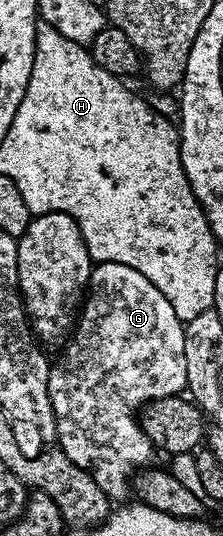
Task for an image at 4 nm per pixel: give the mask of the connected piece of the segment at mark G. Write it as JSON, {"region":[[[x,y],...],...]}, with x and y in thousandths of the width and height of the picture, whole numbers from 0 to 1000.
{"region":[[[453,489],[408,498],[408,521],[390,524],[381,554],[363,565],[336,612],[318,618],[291,644],[265,657],[265,670],[251,675],[242,670],[224,677],[229,692],[211,703],[211,729],[220,731],[220,746],[247,778],[238,808],[265,815],[265,825],[256,825],[260,838],[283,840],[291,851],[309,851],[309,858],[327,858],[327,866],[345,866],[345,873],[399,881],[399,888],[417,888],[417,896],[435,896],[435,910],[453,910],[453,918],[471,918],[484,929],[502,933],[552,929],[565,922],[578,922],[578,894],[628,873],[655,871],[673,864],[659,860],[673,858],[677,847],[686,849],[677,823],[668,813],[650,813],[650,806],[623,797],[614,774],[664,750],[709,743],[753,743],[780,735],[816,737],[839,728],[830,603],[794,590],[794,582],[776,582],[776,567],[758,567],[758,560],[740,560],[740,552],[722,552],[722,545],[704,545],[691,530],[668,522],[650,522],[650,515],[632,515],[632,507],[614,507],[614,500],[578,500],[578,493]]]}

